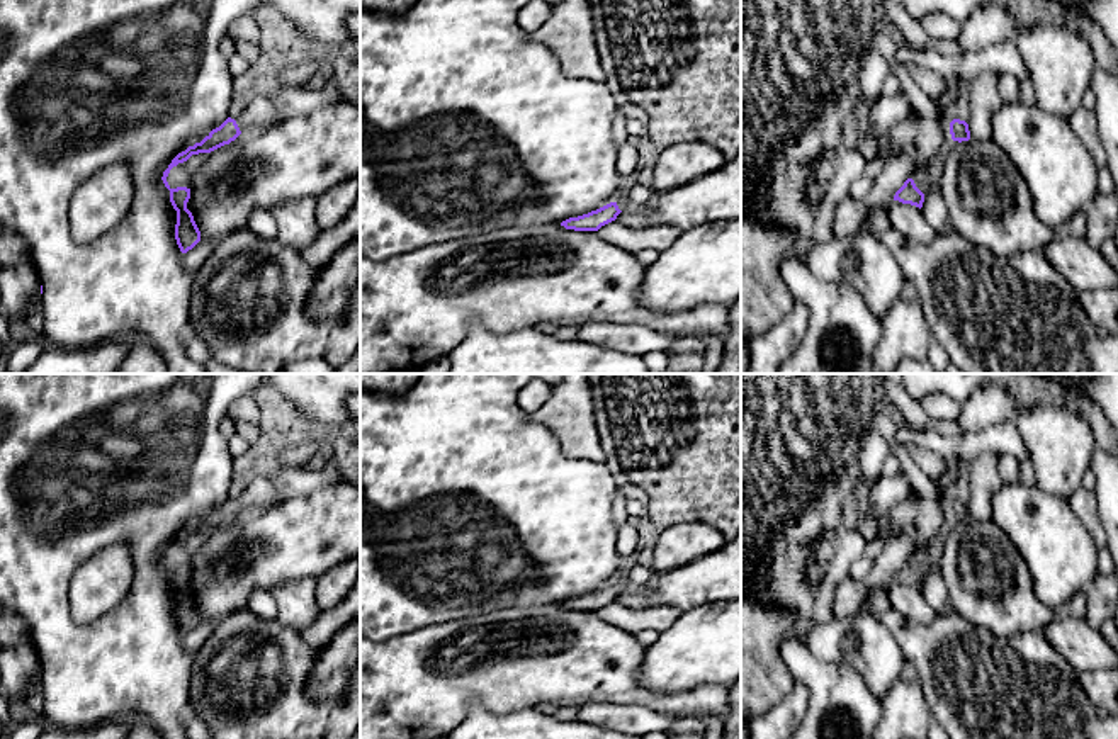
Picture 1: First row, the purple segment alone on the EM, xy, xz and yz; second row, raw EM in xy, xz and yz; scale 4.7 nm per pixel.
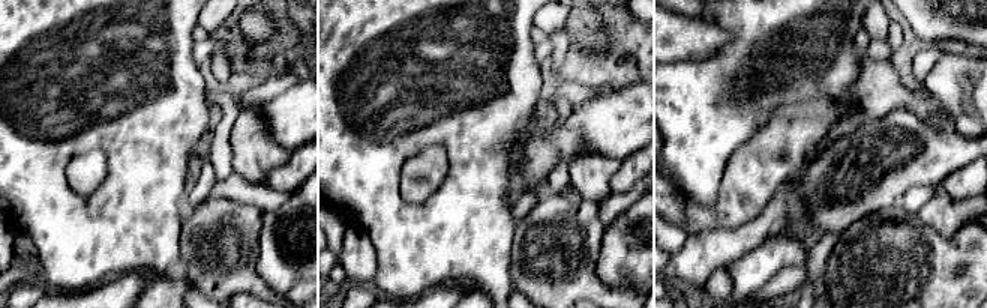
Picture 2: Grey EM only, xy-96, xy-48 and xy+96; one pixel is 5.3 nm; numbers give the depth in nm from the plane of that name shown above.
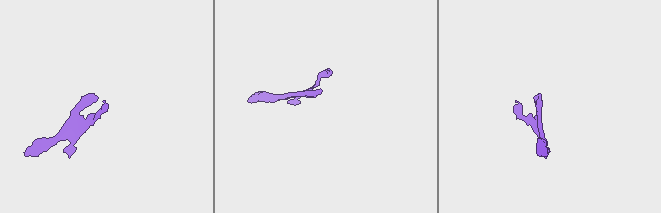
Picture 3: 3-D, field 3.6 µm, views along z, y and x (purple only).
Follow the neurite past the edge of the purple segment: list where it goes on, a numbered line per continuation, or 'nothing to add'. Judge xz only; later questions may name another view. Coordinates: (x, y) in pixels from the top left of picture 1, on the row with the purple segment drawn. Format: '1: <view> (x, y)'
1: xz (626, 206)

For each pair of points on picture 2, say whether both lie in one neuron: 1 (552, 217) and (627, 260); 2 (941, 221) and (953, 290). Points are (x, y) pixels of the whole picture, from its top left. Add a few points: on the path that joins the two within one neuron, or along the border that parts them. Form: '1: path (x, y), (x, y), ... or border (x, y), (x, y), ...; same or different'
1: border (605, 226), (597, 262), (597, 277), (602, 281); different
2: border (917, 215), (945, 236), (971, 224); different

